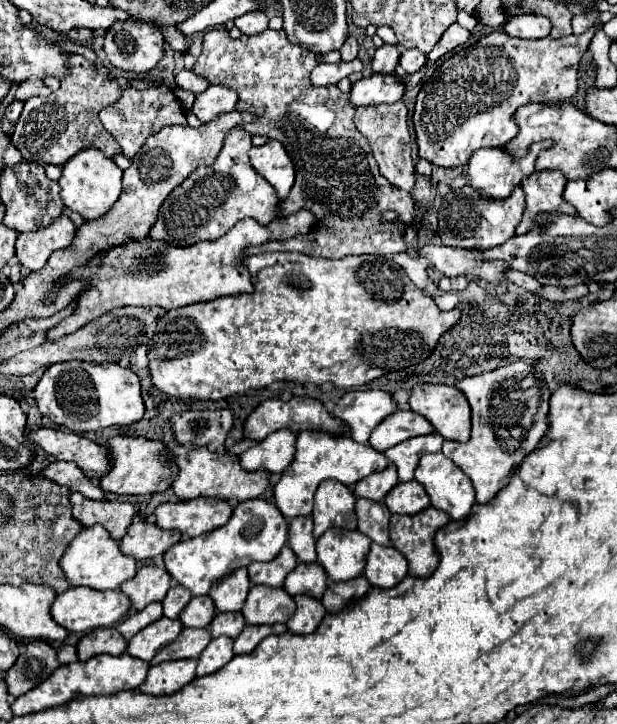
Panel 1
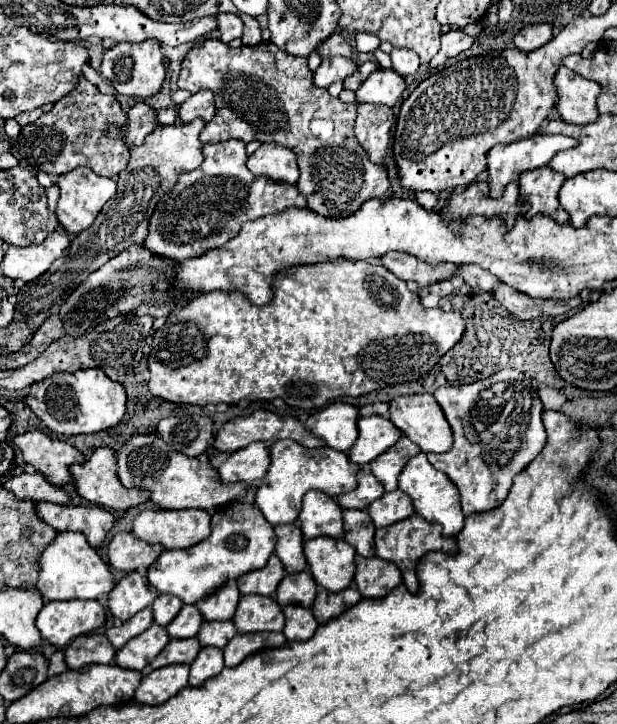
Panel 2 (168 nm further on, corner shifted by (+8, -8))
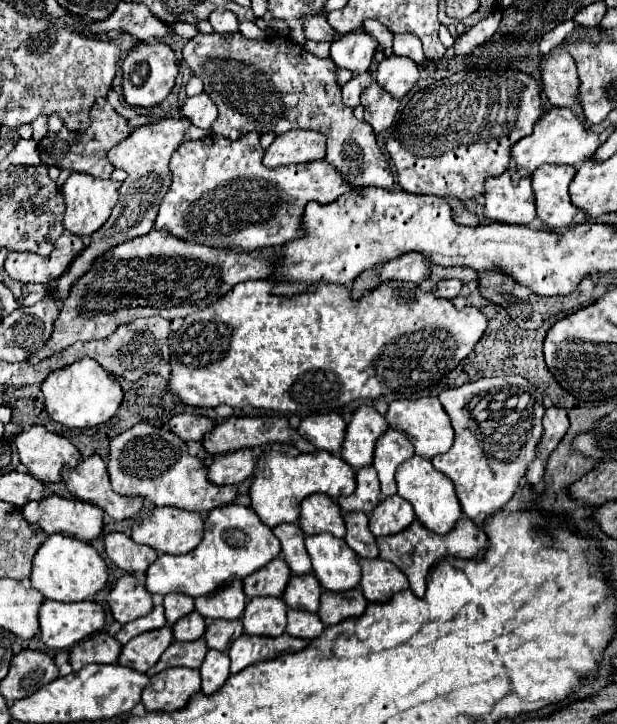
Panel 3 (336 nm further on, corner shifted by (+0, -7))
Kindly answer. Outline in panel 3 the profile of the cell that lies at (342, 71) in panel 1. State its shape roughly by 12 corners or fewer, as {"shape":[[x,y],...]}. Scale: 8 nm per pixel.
{"shape":[[366,32],[332,42],[330,58],[358,76],[370,68],[378,42]]}

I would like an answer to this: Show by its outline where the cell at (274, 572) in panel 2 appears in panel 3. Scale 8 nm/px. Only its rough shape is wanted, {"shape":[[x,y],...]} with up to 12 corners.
{"shape":[[274,558],[244,580],[244,594],[282,596],[292,572]]}

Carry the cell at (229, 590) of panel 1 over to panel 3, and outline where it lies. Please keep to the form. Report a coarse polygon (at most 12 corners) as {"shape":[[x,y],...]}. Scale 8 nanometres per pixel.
{"shape":[[242,580],[196,598],[204,618],[234,620],[244,612],[248,598]]}

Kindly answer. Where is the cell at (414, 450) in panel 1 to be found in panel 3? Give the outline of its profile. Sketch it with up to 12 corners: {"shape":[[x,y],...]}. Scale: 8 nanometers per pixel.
{"shape":[[400,430],[378,438],[372,466],[384,496],[396,494],[396,470],[414,446]]}

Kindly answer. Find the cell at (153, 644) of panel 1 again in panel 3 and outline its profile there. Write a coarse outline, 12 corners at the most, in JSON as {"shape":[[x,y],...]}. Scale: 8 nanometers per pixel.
{"shape":[[172,628],[124,644],[118,664],[146,672],[172,644]]}

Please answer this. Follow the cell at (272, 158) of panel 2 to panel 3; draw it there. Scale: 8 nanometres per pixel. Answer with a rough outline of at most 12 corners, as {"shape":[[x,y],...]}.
{"shape":[[290,130],[270,144],[264,166],[310,164],[326,154],[314,130]]}

